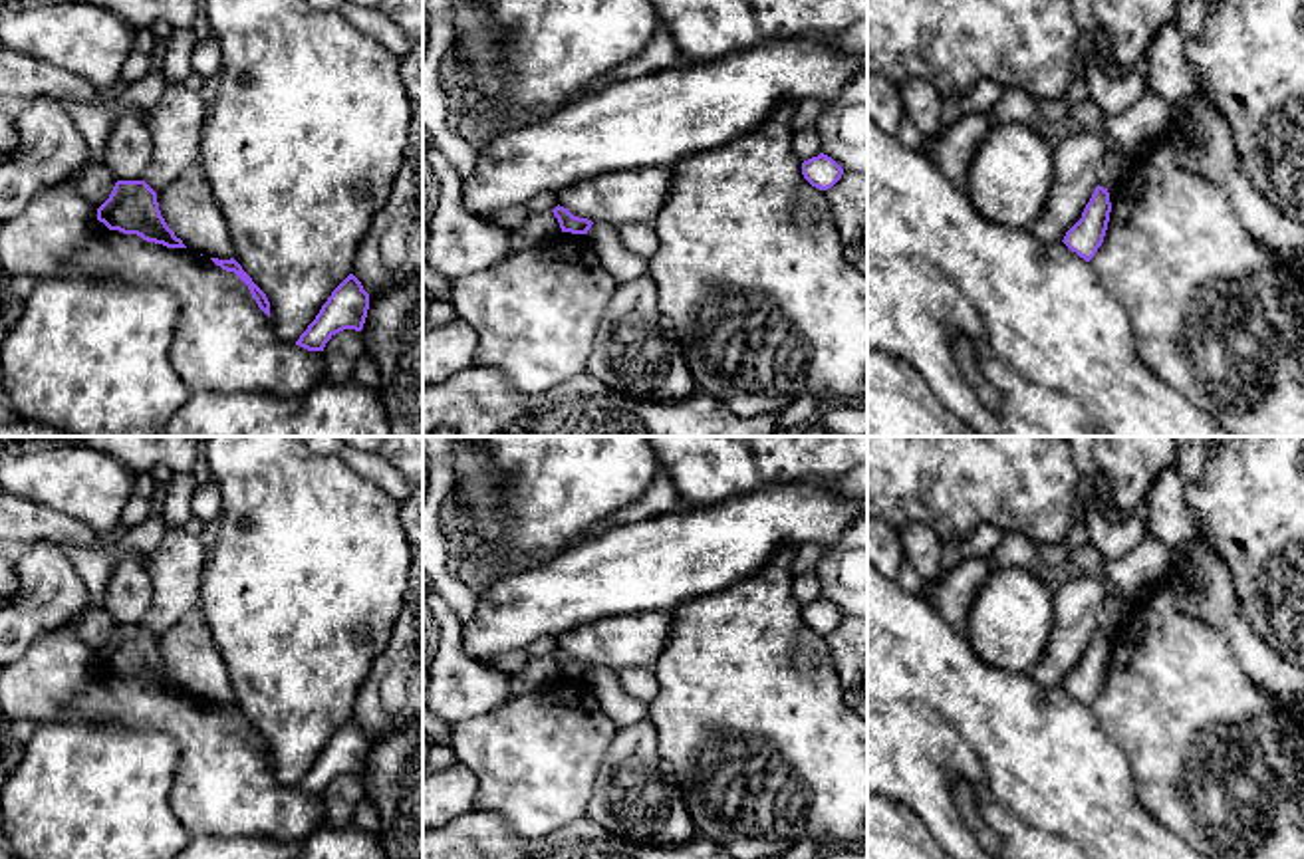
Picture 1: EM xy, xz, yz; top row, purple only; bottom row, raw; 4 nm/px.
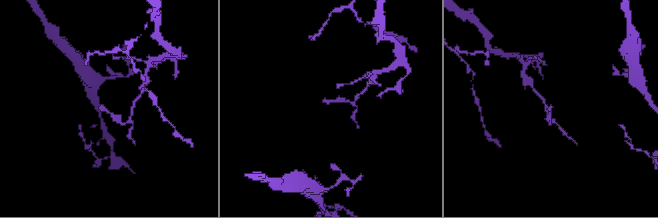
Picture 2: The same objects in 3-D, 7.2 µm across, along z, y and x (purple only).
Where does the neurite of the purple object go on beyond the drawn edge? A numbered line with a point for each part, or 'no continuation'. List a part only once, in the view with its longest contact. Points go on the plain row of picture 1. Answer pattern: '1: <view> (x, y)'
no continuation

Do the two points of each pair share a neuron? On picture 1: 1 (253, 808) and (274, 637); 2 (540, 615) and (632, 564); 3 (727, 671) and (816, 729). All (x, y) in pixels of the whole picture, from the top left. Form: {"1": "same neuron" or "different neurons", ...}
{"1": "different neurons", "2": "same neuron", "3": "same neuron"}

